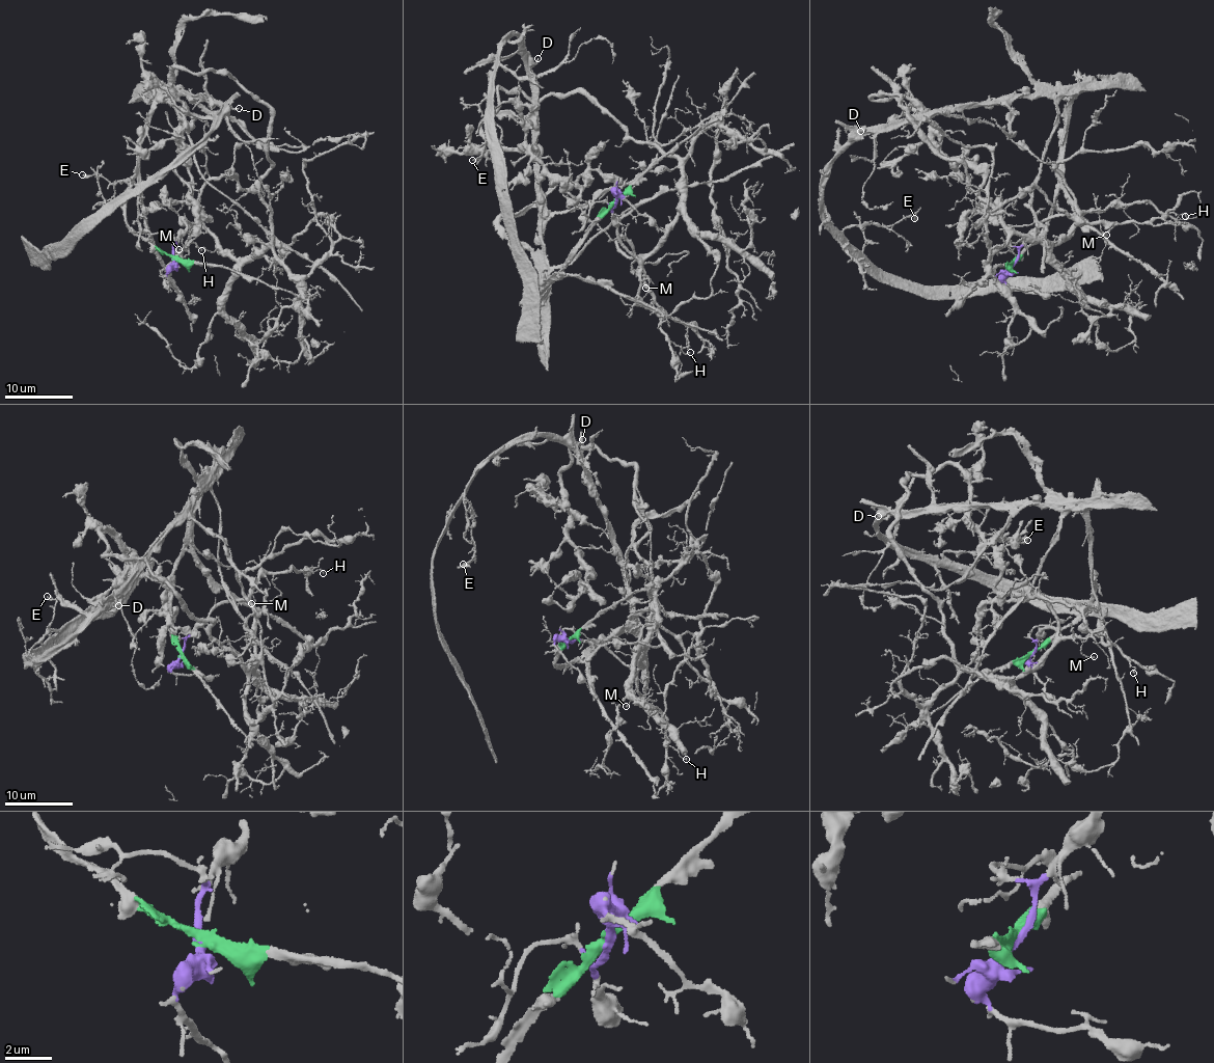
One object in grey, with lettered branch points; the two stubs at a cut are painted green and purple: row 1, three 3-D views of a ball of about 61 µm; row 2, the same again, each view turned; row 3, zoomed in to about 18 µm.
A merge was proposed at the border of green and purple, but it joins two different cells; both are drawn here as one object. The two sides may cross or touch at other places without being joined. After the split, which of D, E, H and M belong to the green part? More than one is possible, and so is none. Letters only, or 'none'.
D, E

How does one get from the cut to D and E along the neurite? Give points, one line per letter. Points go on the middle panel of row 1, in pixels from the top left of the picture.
D: (615, 201), (581, 239), (560, 269), (560, 276), (542, 283), (541, 289), (543, 254), (529, 70), (537, 58)
E: (615, 201), (541, 289), (532, 86), (515, 35), (505, 33), (489, 73), (491, 127), (472, 159)

